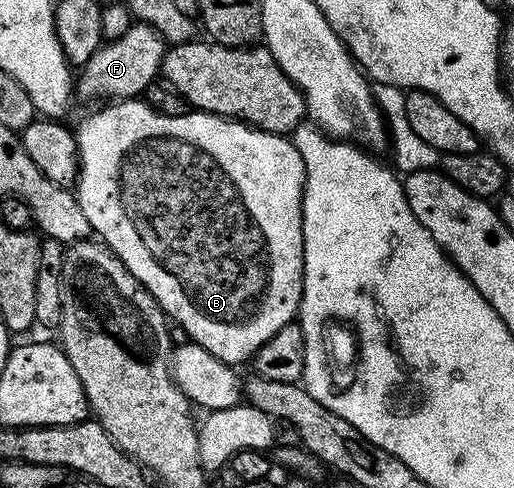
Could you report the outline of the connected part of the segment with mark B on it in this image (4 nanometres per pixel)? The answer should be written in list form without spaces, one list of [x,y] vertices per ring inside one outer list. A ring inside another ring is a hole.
[[[124,99],[114,103],[104,104],[96,113],[91,113],[83,122],[80,123],[79,129],[74,130],[75,142],[79,144],[79,176],[77,178],[77,196],[79,198],[79,206],[81,211],[85,211],[85,219],[89,219],[92,234],[97,235],[98,240],[102,241],[111,252],[116,253],[121,259],[121,263],[131,274],[139,280],[141,284],[147,288],[153,295],[153,299],[163,309],[164,314],[172,322],[175,321],[188,333],[190,340],[194,344],[205,347],[205,351],[209,351],[209,355],[213,355],[217,359],[221,359],[232,367],[239,367],[242,361],[250,362],[254,358],[255,352],[264,345],[269,339],[273,339],[273,335],[277,335],[277,331],[281,331],[281,327],[292,324],[296,320],[299,304],[303,298],[303,188],[305,187],[305,163],[303,157],[297,151],[294,140],[288,139],[281,133],[266,133],[263,129],[256,129],[249,125],[244,125],[241,121],[236,121],[229,117],[218,117],[216,113],[200,113],[198,111],[188,111],[180,117],[170,117],[169,115],[161,115],[156,109],[151,108],[143,99]]]

